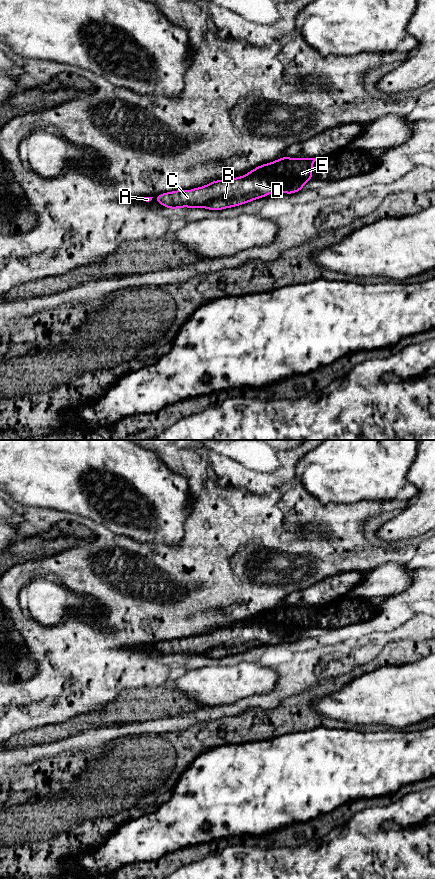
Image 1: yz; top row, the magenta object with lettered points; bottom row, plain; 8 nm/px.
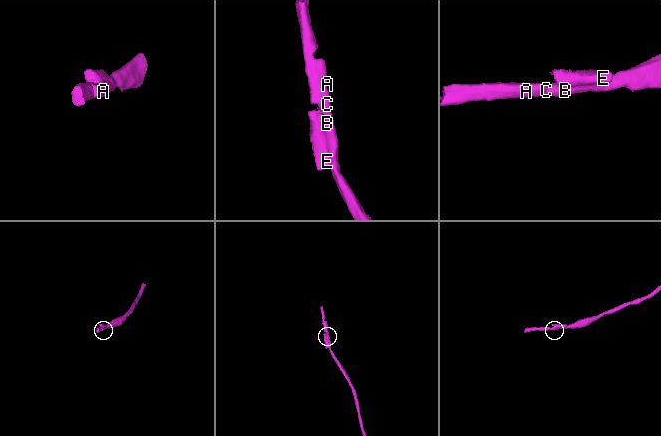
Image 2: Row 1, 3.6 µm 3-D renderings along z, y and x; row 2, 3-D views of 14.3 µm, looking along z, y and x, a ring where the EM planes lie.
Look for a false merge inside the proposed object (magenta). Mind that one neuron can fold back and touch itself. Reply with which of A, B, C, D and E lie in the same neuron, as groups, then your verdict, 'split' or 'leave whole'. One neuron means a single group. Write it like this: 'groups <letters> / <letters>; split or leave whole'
groups A B C D / E; split

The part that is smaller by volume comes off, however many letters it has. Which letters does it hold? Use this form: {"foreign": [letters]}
{"foreign": ["E"]}

